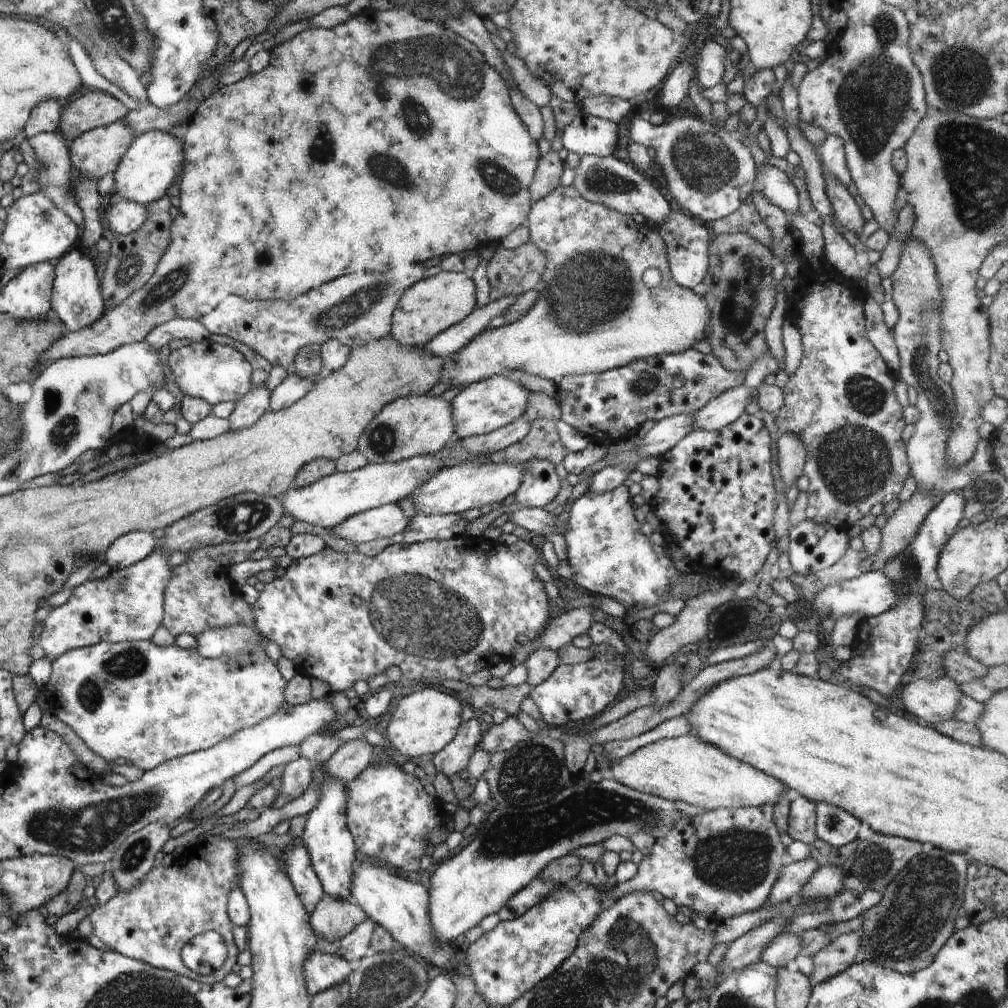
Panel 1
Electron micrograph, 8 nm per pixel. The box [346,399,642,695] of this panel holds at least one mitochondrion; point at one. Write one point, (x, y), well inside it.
(420, 615)

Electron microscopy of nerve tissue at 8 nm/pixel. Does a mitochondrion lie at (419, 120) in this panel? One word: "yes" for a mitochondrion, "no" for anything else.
yes

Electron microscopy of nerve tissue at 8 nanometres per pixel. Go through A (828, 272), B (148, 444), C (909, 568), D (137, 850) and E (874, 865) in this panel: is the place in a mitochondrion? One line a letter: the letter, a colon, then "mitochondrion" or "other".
A: other
B: other
C: mitochondrion
D: mitochondrion
E: mitochondrion

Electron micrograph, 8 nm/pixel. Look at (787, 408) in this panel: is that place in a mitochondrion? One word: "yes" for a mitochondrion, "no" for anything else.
no

